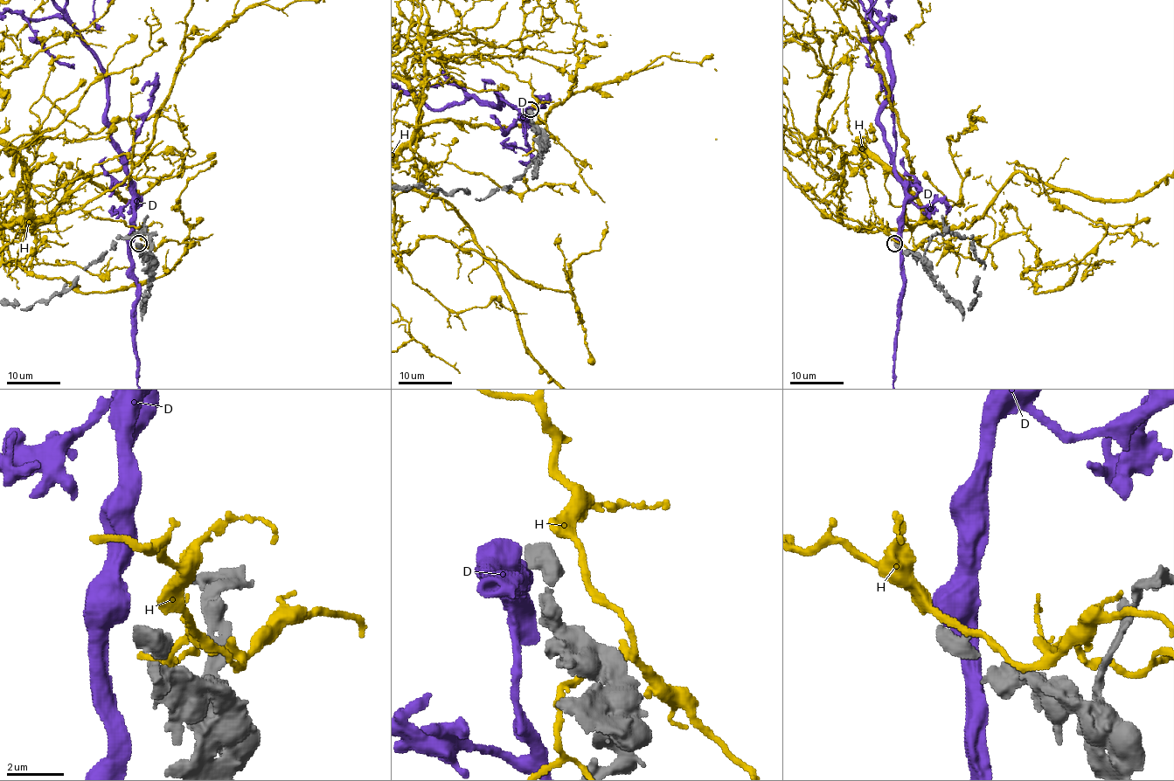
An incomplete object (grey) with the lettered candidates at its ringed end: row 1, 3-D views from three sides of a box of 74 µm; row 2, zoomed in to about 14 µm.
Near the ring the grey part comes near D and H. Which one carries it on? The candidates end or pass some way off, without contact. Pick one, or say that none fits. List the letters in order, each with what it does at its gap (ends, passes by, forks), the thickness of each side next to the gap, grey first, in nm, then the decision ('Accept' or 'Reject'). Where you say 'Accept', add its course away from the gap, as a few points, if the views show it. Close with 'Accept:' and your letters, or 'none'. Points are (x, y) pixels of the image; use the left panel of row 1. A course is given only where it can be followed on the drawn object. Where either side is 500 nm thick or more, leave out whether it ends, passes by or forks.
D: Thickness 600 nm (grey) against 850 nm. Reject
H: Thickness 600 nm (grey) against 380 nm. Reject
Accept: none

